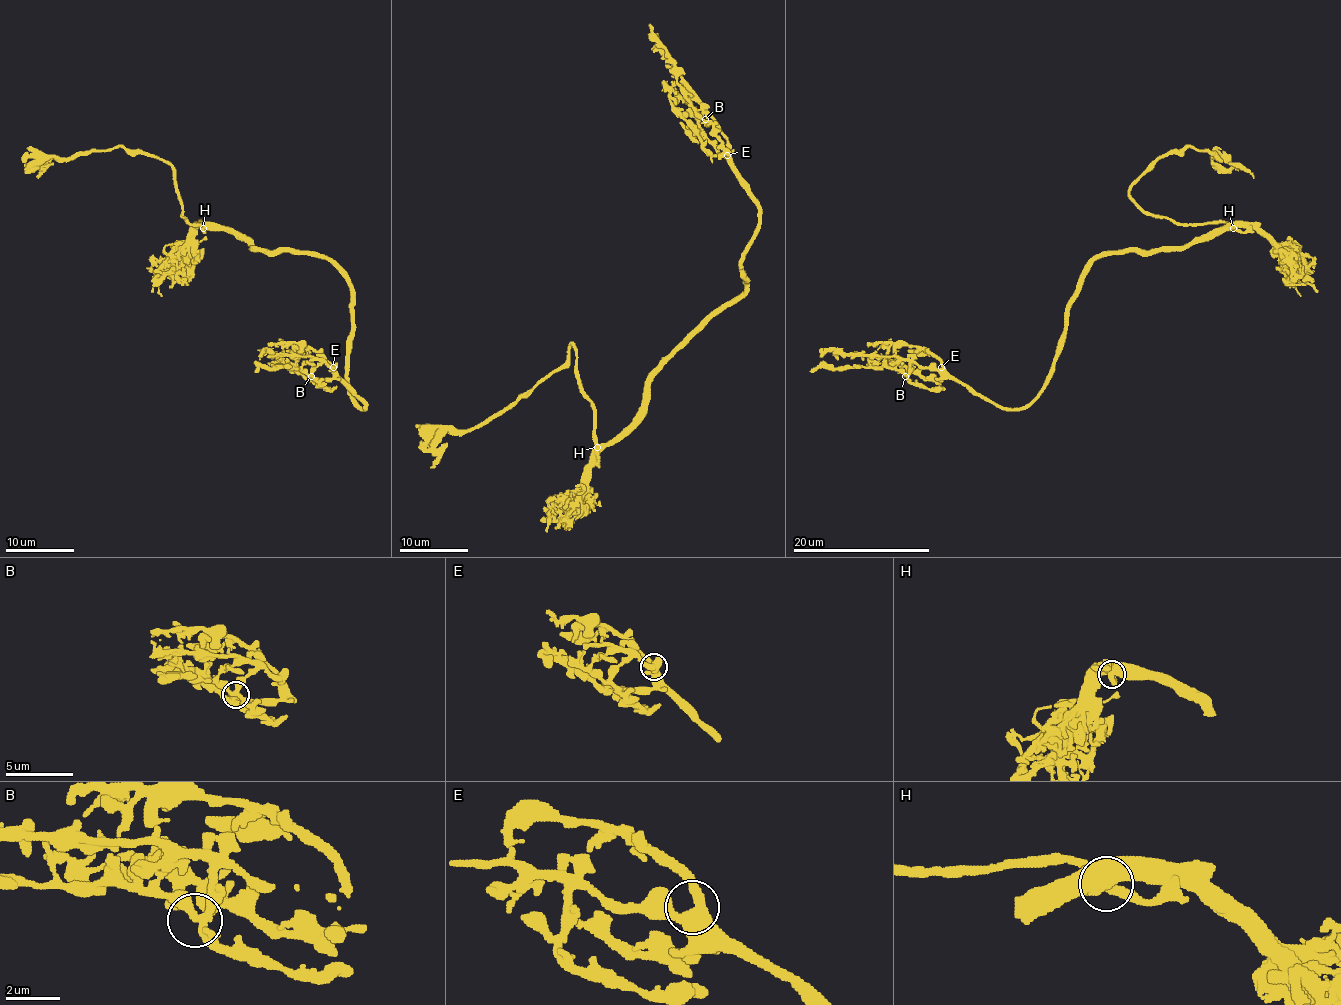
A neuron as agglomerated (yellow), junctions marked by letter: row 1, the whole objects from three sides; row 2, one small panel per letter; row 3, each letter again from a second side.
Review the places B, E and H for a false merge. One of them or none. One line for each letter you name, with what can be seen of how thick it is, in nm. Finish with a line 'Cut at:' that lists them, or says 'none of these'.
Cut at: none of these

